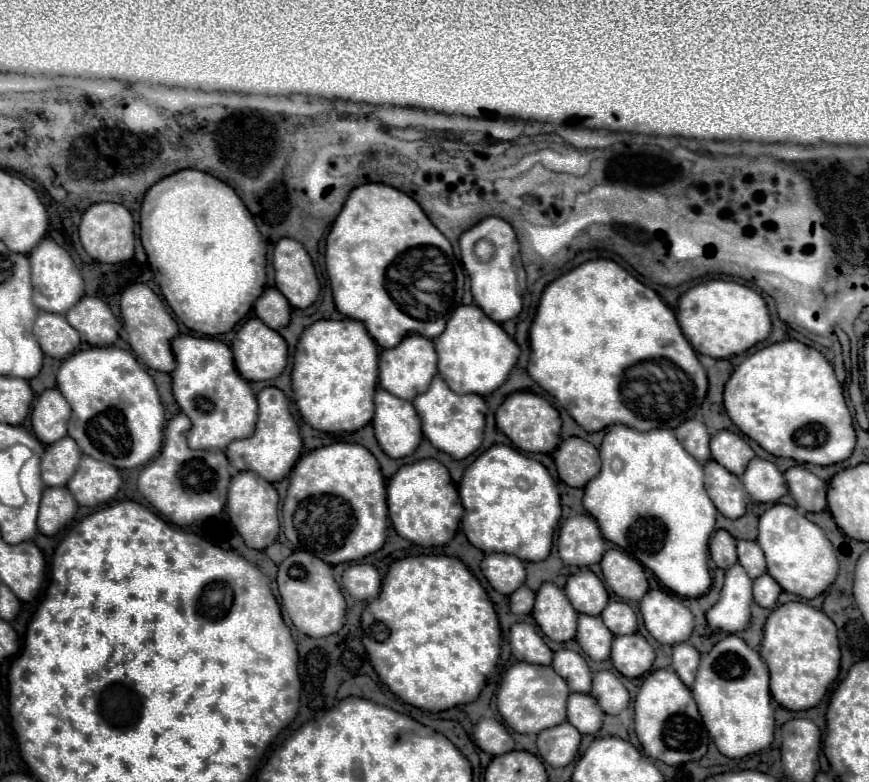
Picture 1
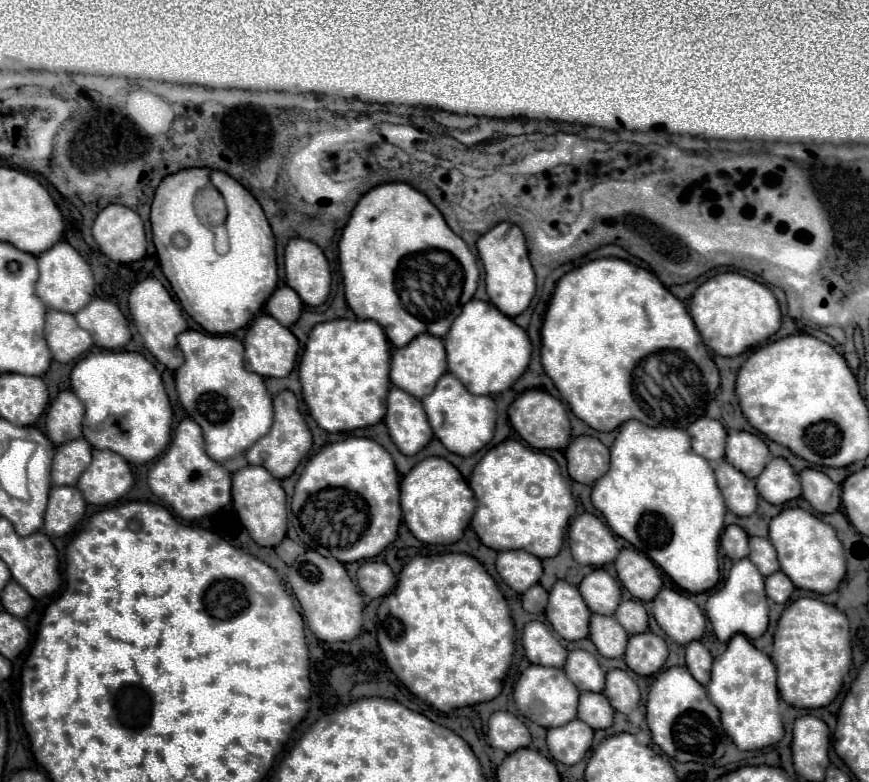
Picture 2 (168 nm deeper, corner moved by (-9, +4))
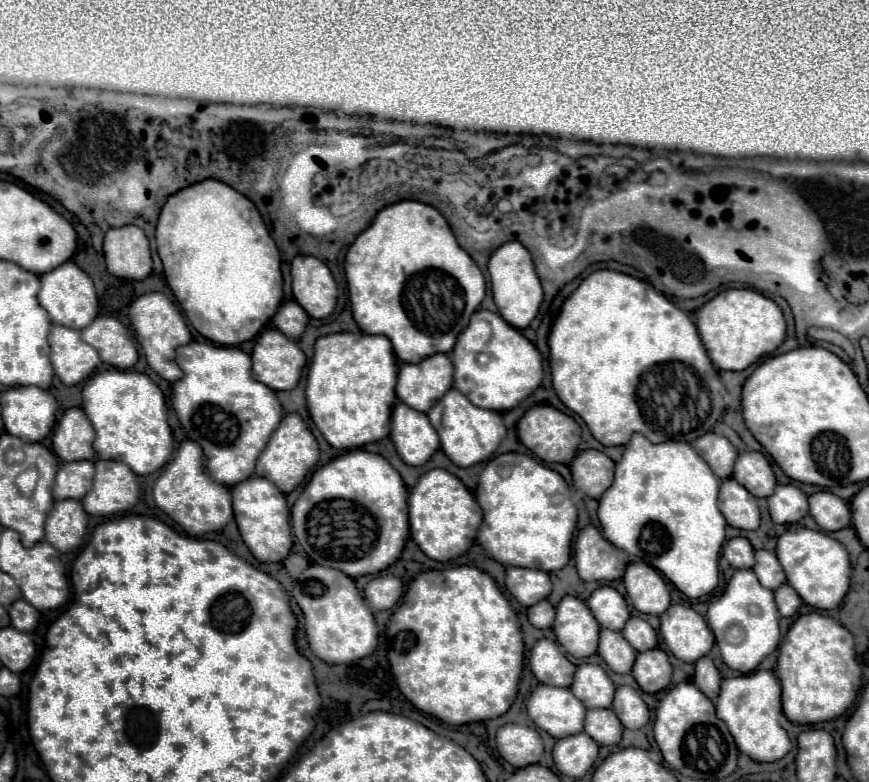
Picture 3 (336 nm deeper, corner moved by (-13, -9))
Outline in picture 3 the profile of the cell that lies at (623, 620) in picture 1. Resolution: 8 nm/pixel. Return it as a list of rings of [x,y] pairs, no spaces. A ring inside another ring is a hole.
[[[631,617],[629,619],[629,623],[623,629],[623,635],[625,635],[625,639],[629,639],[629,643],[637,651],[649,651],[649,649],[657,647],[657,633],[655,633],[655,629],[647,621],[643,621],[639,617]]]

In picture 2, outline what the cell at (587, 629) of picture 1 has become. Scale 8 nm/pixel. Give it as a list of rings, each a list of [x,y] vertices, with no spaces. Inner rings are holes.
[[[593,614],[589,622],[589,638],[605,658],[621,658],[627,646],[629,634],[613,616]]]

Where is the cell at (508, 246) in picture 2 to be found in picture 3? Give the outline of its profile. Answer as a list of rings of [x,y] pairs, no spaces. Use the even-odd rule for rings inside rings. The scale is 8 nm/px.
[[[509,241],[491,255],[487,263],[487,271],[491,277],[491,291],[493,291],[493,299],[499,309],[499,315],[517,329],[529,327],[529,323],[535,319],[543,301],[541,281],[535,273],[531,253],[519,241]]]

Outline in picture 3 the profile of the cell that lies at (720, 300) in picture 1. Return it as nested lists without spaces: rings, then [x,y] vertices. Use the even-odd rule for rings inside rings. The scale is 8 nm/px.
[[[727,289],[705,303],[695,325],[711,363],[725,371],[743,371],[757,359],[773,353],[785,339],[785,319],[777,303],[753,289]]]

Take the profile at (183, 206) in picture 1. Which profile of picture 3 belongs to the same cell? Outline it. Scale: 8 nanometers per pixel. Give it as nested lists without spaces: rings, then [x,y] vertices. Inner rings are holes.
[[[207,179],[207,181],[201,181],[201,183],[195,183],[191,187],[185,187],[181,191],[177,191],[175,195],[171,195],[167,199],[167,203],[163,205],[161,209],[161,215],[159,215],[159,221],[157,221],[157,251],[159,251],[159,257],[163,261],[163,267],[165,267],[165,279],[167,279],[167,285],[175,299],[179,301],[181,309],[185,311],[189,323],[209,341],[217,343],[217,345],[239,345],[243,341],[249,341],[253,339],[271,319],[273,315],[277,313],[277,307],[281,305],[281,299],[283,299],[283,279],[281,279],[281,257],[279,257],[279,249],[275,245],[275,241],[271,239],[259,211],[255,209],[255,205],[245,197],[241,195],[239,191],[235,191],[233,187],[221,183],[221,181],[215,181],[215,179]]]

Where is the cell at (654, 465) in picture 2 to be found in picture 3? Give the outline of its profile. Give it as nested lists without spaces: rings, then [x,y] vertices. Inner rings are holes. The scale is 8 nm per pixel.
[[[635,433],[615,469],[615,481],[599,499],[599,523],[605,539],[657,571],[691,599],[709,595],[719,583],[719,551],[725,541],[725,517],[717,507],[719,479],[685,441],[651,443]]]

